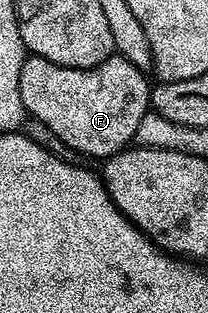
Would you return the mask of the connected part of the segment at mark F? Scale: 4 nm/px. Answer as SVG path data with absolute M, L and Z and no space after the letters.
M26 55L23 70L19 74L19 94L26 113L33 116L54 136L69 148L82 152L85 156L108 158L134 143L134 136L140 119L150 111L150 81L145 81L146 73L131 66L127 58L112 55L94 68L68 68L55 62L47 62L42 56Z

